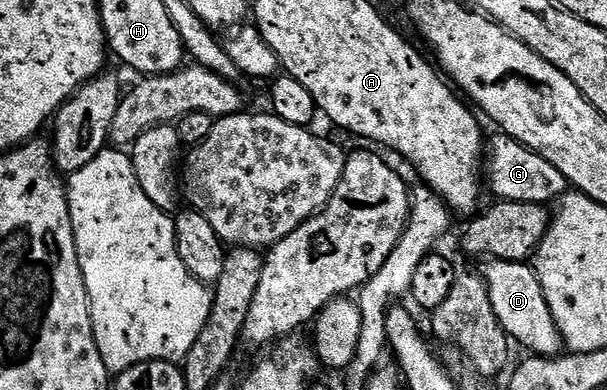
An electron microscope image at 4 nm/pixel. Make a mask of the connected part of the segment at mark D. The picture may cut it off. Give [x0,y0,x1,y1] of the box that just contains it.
[482,261,565,357]

